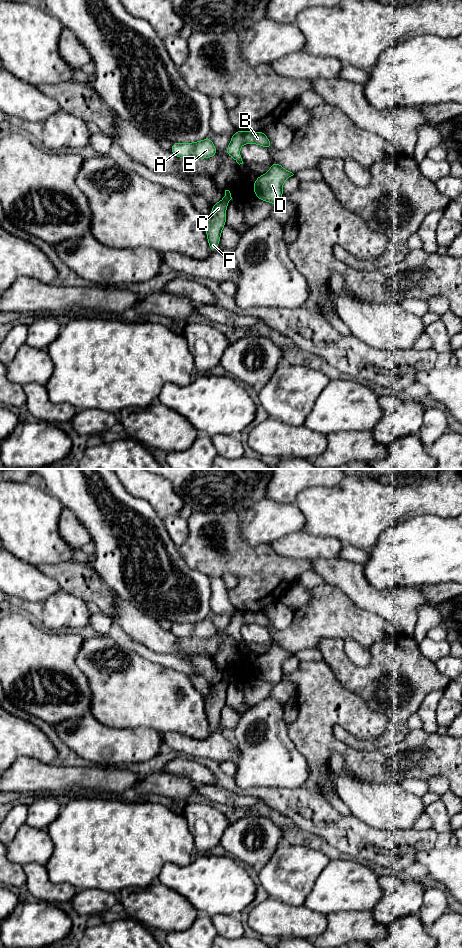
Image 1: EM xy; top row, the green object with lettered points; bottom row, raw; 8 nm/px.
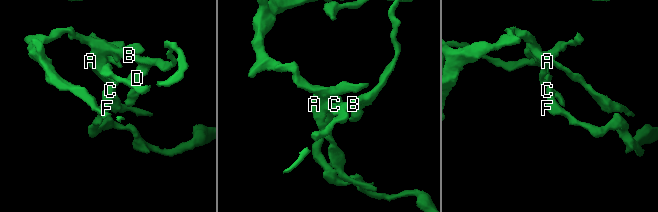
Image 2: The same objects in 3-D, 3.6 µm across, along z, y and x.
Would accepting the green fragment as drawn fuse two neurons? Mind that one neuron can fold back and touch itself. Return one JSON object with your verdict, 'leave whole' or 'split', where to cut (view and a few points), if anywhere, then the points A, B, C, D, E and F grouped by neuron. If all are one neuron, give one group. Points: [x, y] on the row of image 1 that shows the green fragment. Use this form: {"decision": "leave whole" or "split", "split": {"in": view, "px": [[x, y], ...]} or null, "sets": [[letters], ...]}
{"decision": "split", "split": {"in": "xy", "px": [[223, 198], [229, 200]]}, "sets": [["A", "B", "D", "E"], ["C", "F"]]}

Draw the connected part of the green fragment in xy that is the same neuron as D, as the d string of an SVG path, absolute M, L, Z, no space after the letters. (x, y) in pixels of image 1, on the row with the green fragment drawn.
M272 162L270 170L258 176L253 185L257 199L272 203L273 206L282 200L283 183L294 174L284 169L279 163Z

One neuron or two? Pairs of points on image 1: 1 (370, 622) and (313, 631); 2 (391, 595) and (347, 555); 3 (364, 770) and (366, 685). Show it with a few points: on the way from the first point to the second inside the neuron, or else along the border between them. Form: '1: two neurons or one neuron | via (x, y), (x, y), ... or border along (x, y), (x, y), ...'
1: one neuron | via (356, 622), (327, 622)
2: two neurons | border along (338, 556), (345, 560), (362, 564)
3: two neurons | border along (339, 683), (358, 697)

